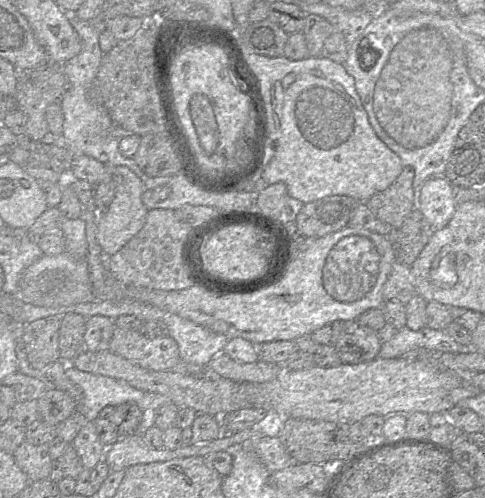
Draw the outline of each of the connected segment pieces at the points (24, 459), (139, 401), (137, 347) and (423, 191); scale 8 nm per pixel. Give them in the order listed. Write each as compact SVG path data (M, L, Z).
M25 440L12 454L30 482L49 479L53 461L48 445L35 445Z
M69 364L66 367L65 374L69 380L81 389L82 395L77 405L77 412L83 415L86 421L94 422L99 417L100 411L106 406L116 407L126 402L134 402L142 411L142 421L138 428L138 435L143 435L149 428L154 426L156 410L165 404L172 403L170 398L161 394L136 389L115 378L80 371Z
M116 326L109 351L153 371L176 370L181 363L178 345L172 337L148 338L138 330Z
M443 175L429 177L421 185L418 210L434 230L448 224L456 206L454 187Z

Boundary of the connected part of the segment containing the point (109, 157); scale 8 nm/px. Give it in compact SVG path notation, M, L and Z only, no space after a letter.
M69 15L71 24L82 42L81 52L62 65L62 71L68 80L68 90L63 96L61 107L63 111L63 143L74 153L92 157L105 165L125 166L140 179L143 171L133 157L126 157L119 151L120 138L132 134L115 126L107 111L93 104L88 98L88 90L93 83L104 53L99 46L99 34L106 29L106 22L87 22Z

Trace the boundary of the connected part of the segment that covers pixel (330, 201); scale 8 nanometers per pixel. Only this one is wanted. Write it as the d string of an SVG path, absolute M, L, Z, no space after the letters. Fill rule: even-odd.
M328 196L303 204L295 222L303 236L317 239L349 225L359 203L350 196Z

